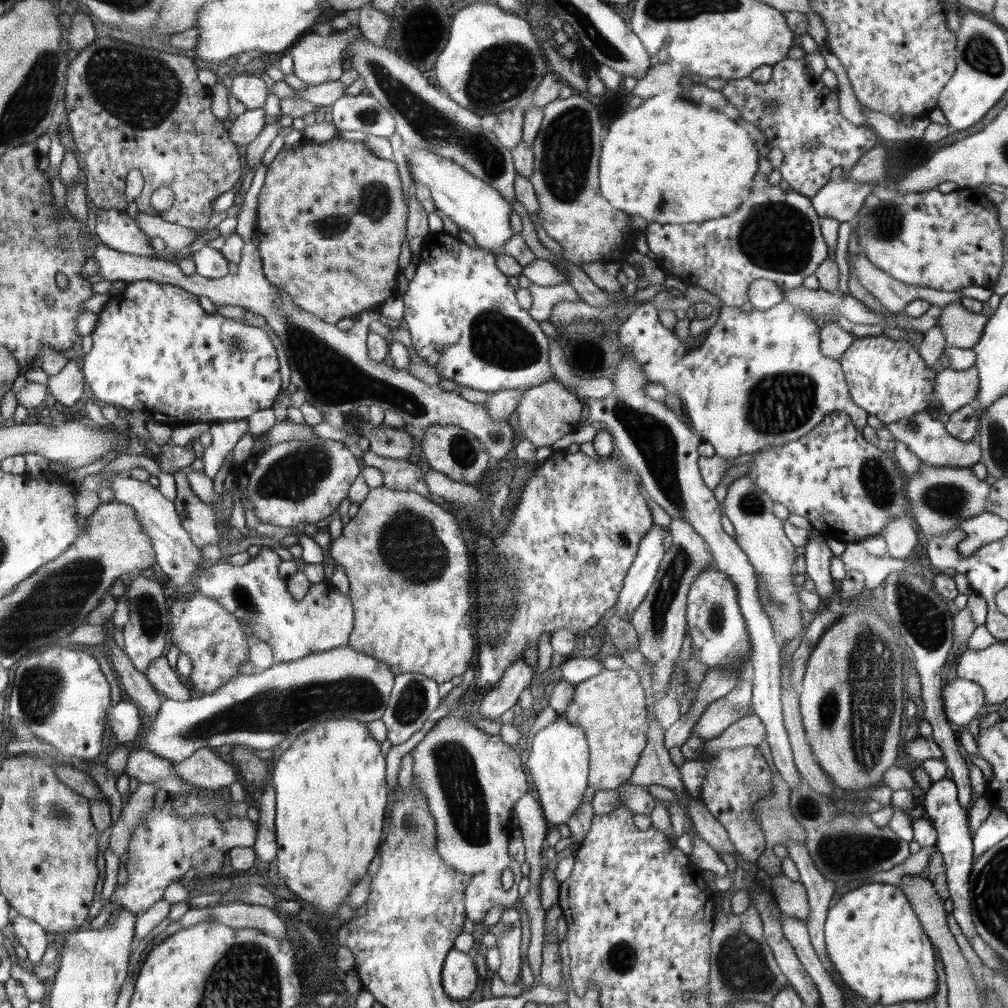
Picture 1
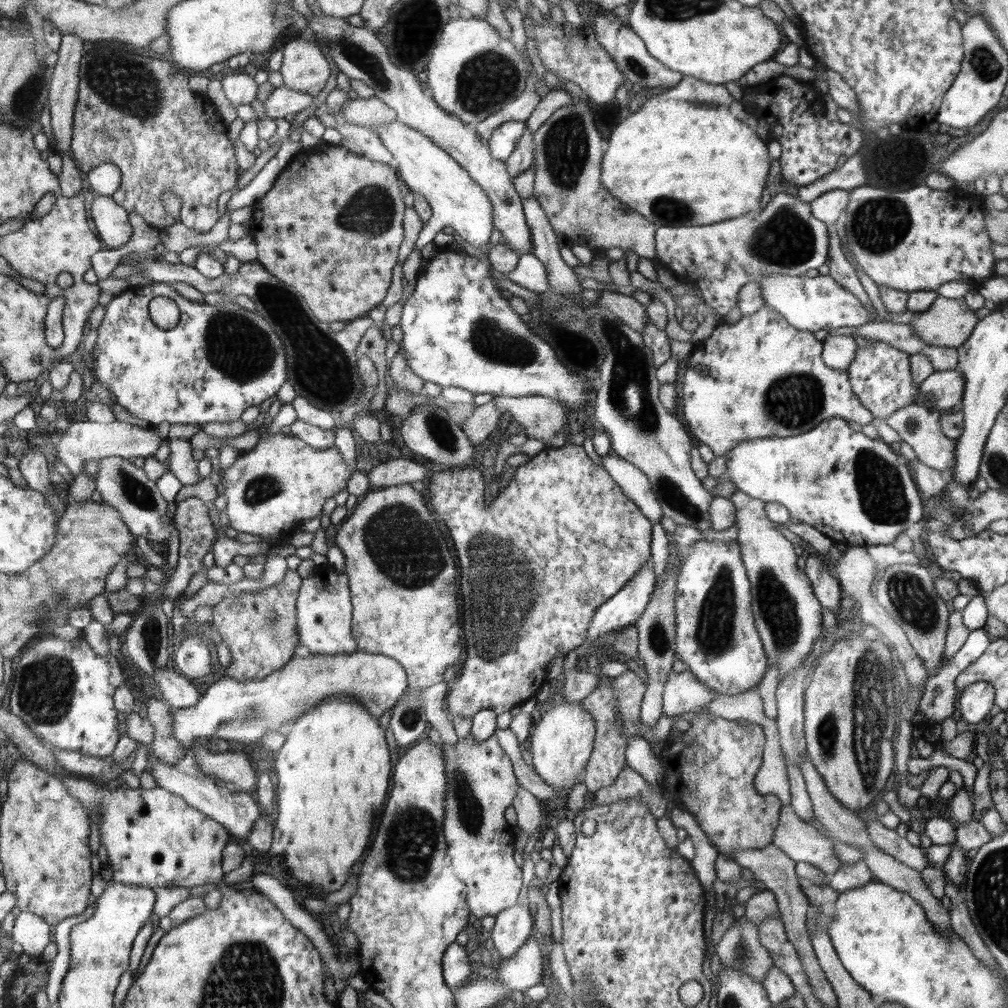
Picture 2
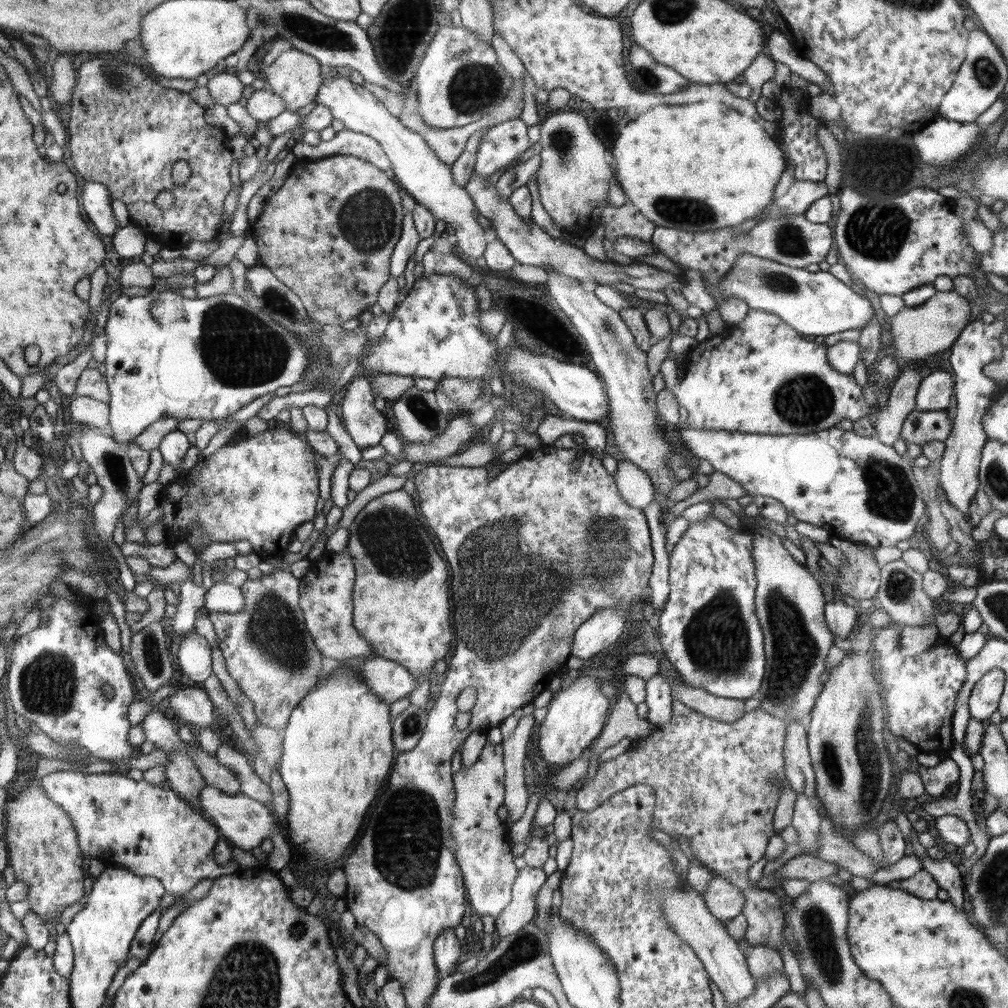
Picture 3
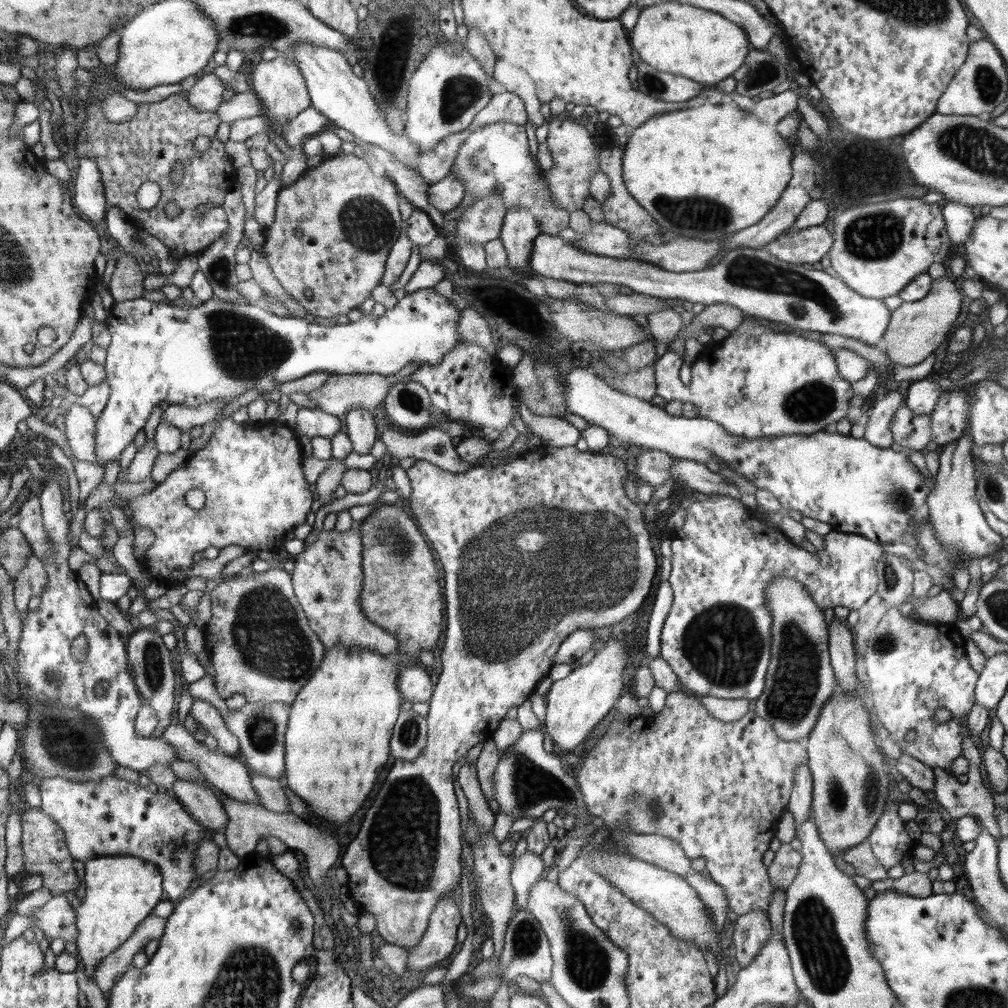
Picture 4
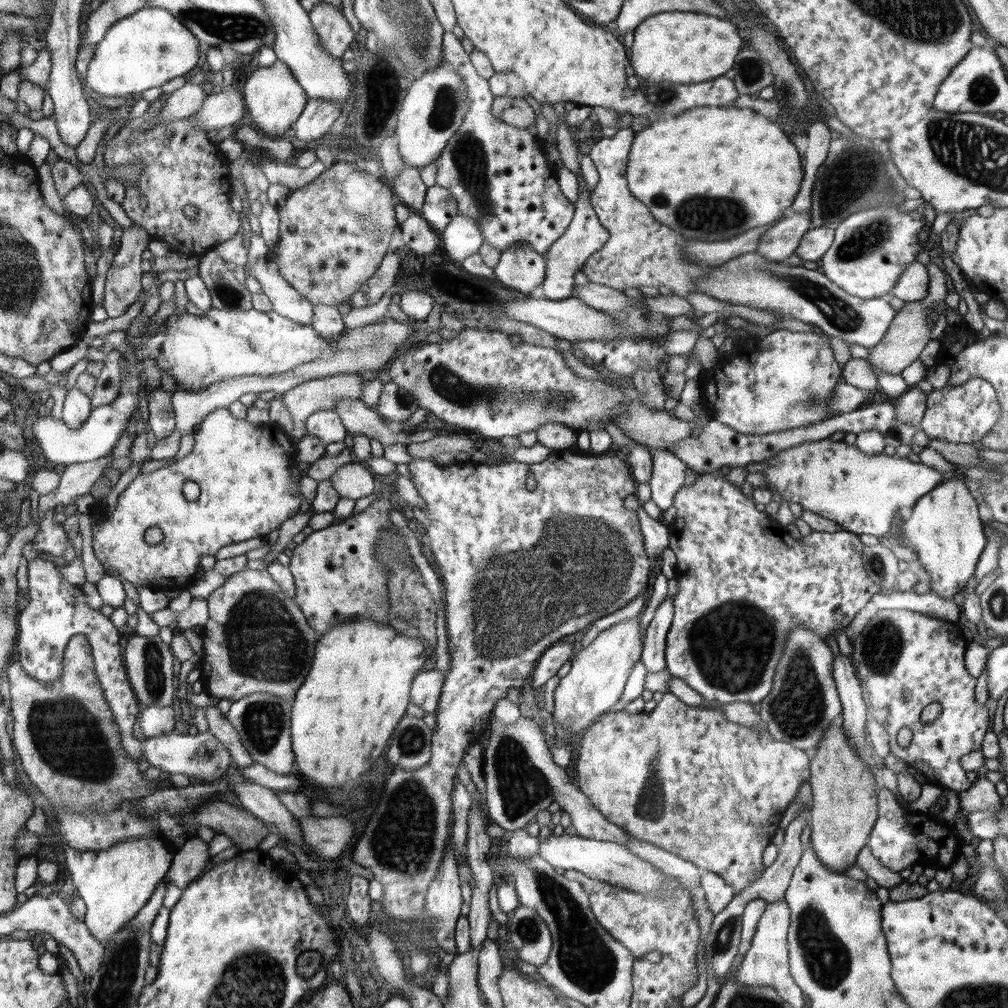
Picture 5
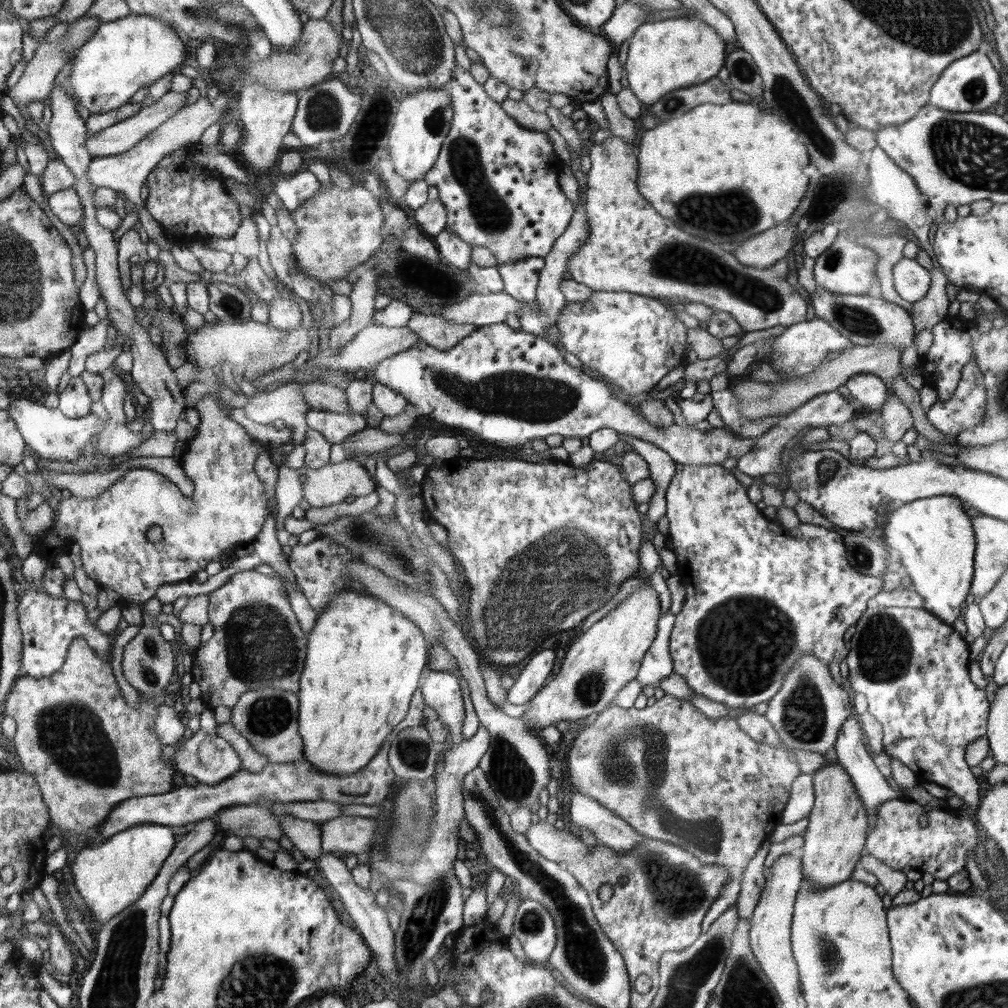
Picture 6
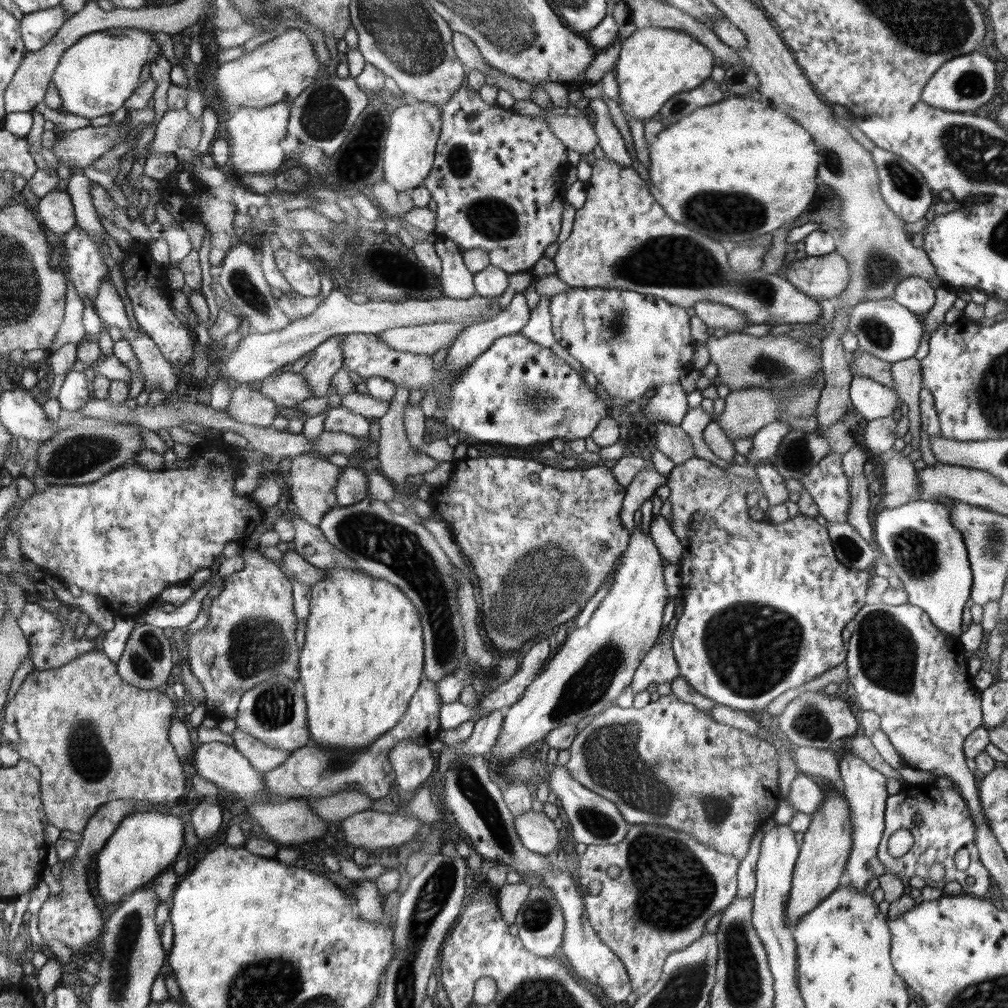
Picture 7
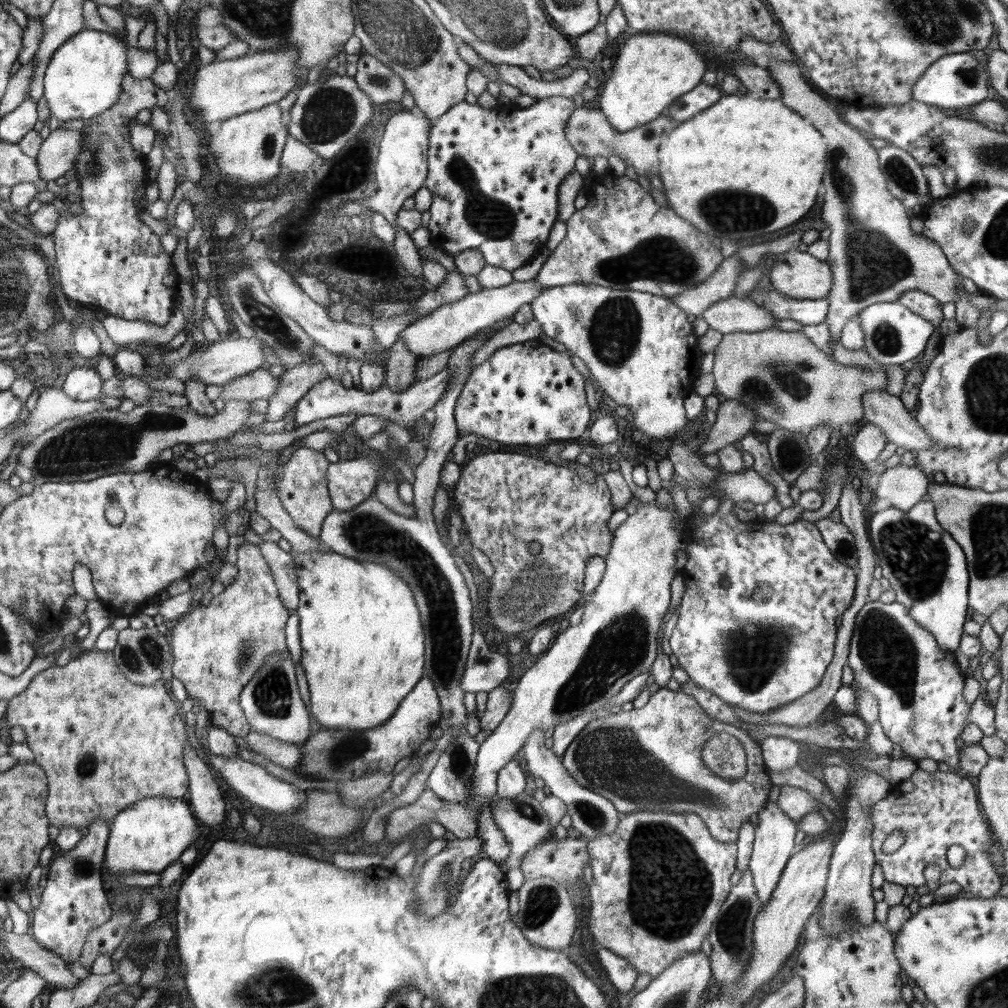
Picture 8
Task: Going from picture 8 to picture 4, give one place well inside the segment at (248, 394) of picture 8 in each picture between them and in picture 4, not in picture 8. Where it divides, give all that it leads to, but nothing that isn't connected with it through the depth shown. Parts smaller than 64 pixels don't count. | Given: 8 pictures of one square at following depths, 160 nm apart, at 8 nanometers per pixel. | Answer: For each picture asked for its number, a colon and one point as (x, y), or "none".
4: (434, 445)
5: (357, 418)
6: (320, 396)
7: (289, 388)

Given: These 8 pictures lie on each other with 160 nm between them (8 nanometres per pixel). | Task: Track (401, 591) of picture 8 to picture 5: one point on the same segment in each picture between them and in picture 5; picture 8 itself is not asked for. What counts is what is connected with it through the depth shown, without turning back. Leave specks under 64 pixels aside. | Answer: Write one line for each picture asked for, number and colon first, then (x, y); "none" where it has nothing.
5: (342, 719)
6: (365, 660)
7: (362, 660)

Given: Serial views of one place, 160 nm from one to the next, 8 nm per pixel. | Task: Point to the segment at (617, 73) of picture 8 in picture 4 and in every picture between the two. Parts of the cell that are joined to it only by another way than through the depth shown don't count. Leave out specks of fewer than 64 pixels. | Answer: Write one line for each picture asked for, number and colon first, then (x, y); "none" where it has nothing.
4: (682, 39)
5: (683, 47)
6: (664, 55)
7: (654, 64)

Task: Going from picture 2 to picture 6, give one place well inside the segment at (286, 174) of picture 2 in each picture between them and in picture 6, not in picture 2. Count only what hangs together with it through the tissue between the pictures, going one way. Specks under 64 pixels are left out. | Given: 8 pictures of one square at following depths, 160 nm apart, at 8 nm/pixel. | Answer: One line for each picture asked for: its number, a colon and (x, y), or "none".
3: (328, 234)
4: (334, 227)
5: (334, 232)
6: (338, 230)

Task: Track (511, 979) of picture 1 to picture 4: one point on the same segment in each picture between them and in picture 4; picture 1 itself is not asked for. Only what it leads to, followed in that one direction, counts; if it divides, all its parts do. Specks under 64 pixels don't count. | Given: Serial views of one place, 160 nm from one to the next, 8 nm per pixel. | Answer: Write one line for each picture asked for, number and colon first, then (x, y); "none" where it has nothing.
2: (512, 926)
3: (522, 909)
4: (526, 869)

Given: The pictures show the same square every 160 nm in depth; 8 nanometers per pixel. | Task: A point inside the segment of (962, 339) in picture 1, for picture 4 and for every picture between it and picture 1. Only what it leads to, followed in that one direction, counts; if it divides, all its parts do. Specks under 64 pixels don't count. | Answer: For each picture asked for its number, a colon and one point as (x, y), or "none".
2: (947, 322)
3: (930, 328)
4: (916, 330)

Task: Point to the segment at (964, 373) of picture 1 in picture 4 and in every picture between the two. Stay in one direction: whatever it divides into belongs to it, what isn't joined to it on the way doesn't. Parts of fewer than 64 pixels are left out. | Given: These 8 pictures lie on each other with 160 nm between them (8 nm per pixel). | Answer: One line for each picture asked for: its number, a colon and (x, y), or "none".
2: (943, 389)
3: (935, 390)
4: (922, 395)

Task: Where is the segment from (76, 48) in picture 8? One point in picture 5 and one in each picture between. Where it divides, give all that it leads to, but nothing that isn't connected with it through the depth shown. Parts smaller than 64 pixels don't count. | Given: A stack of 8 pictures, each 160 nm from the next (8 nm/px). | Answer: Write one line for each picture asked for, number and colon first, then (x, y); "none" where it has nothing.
5: (147, 48)
6: (122, 56)
7: (97, 75)

